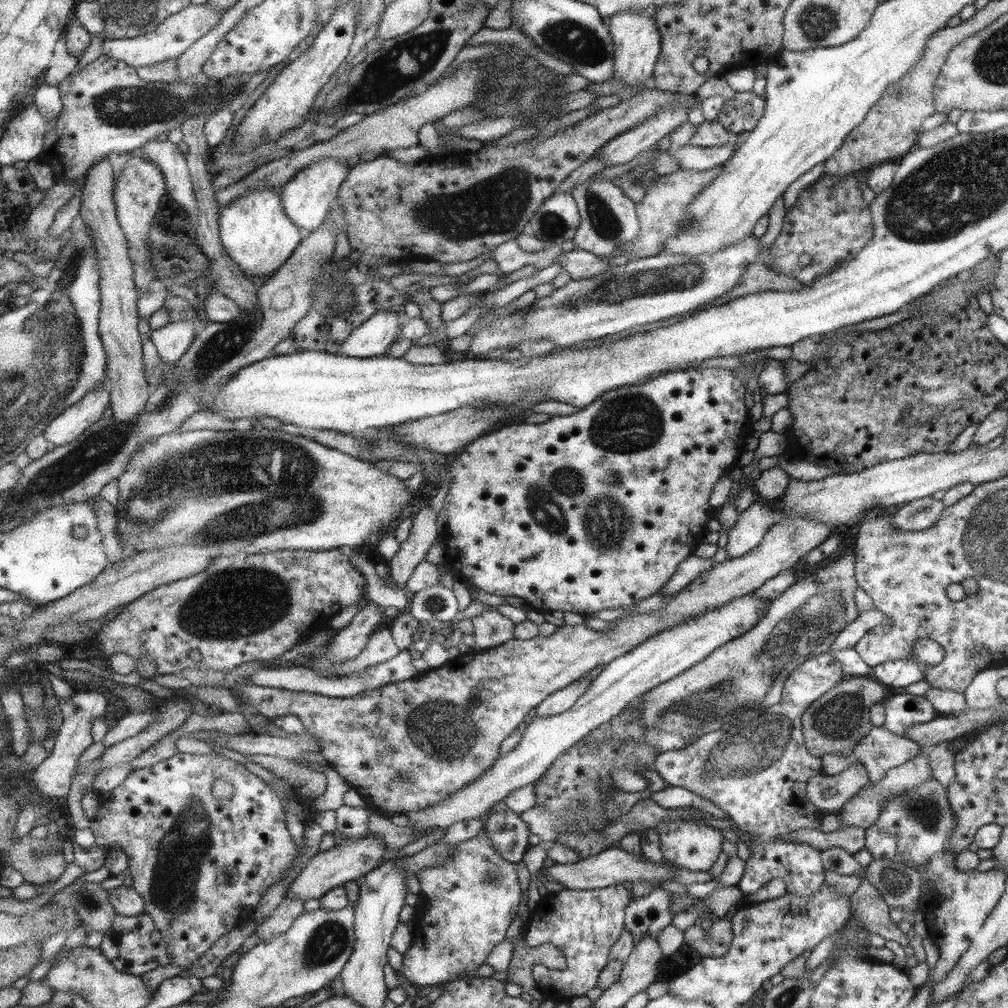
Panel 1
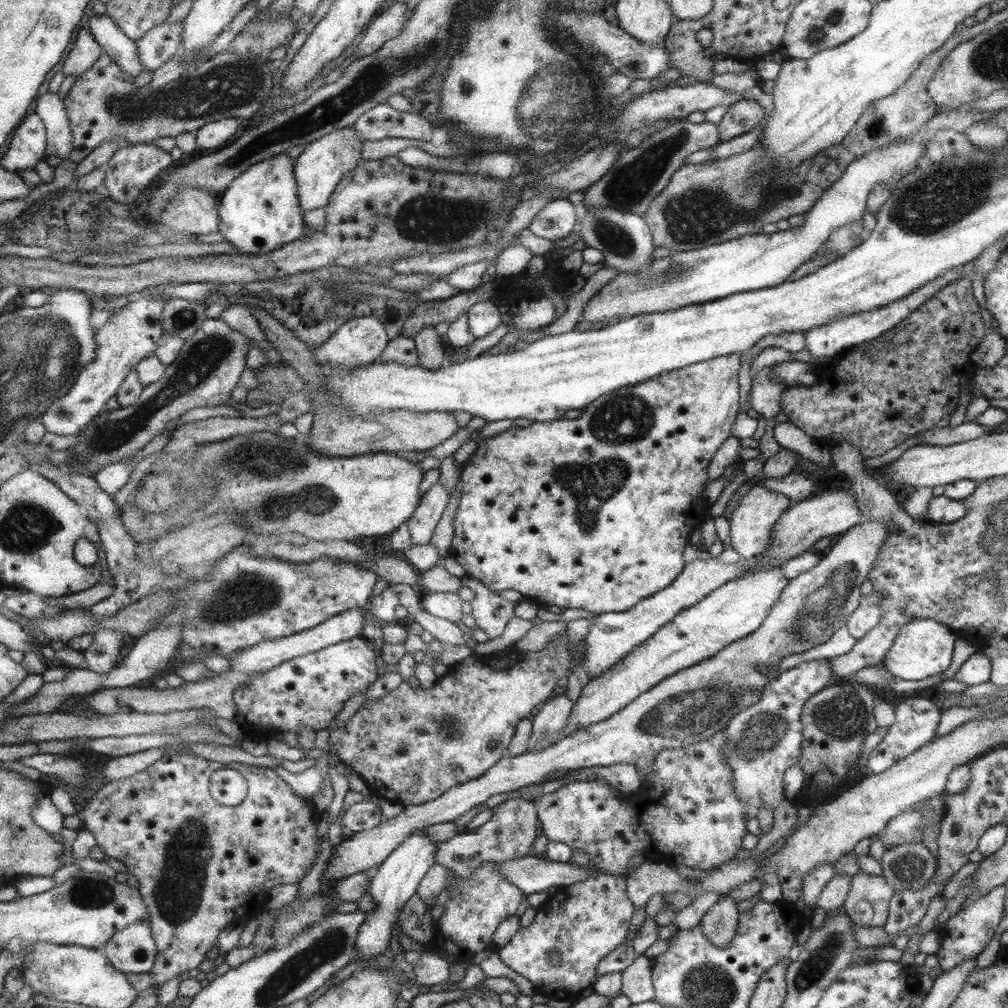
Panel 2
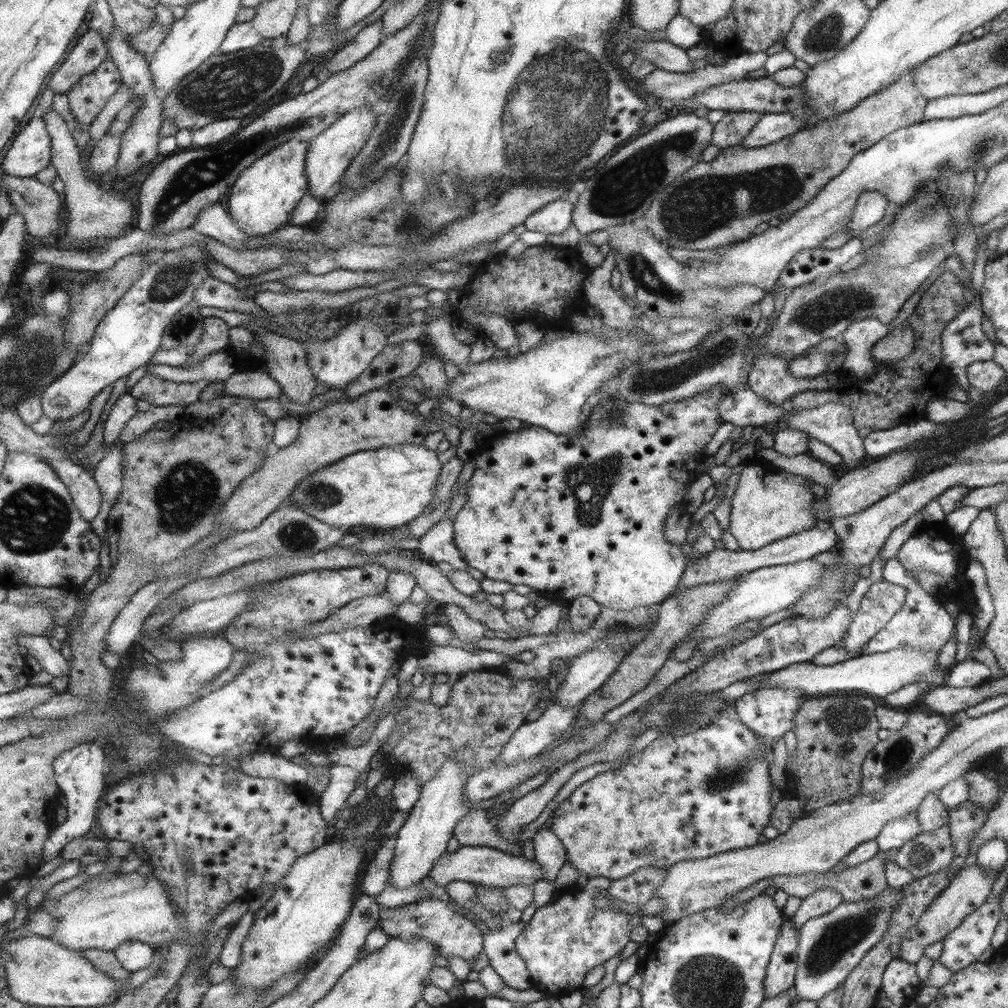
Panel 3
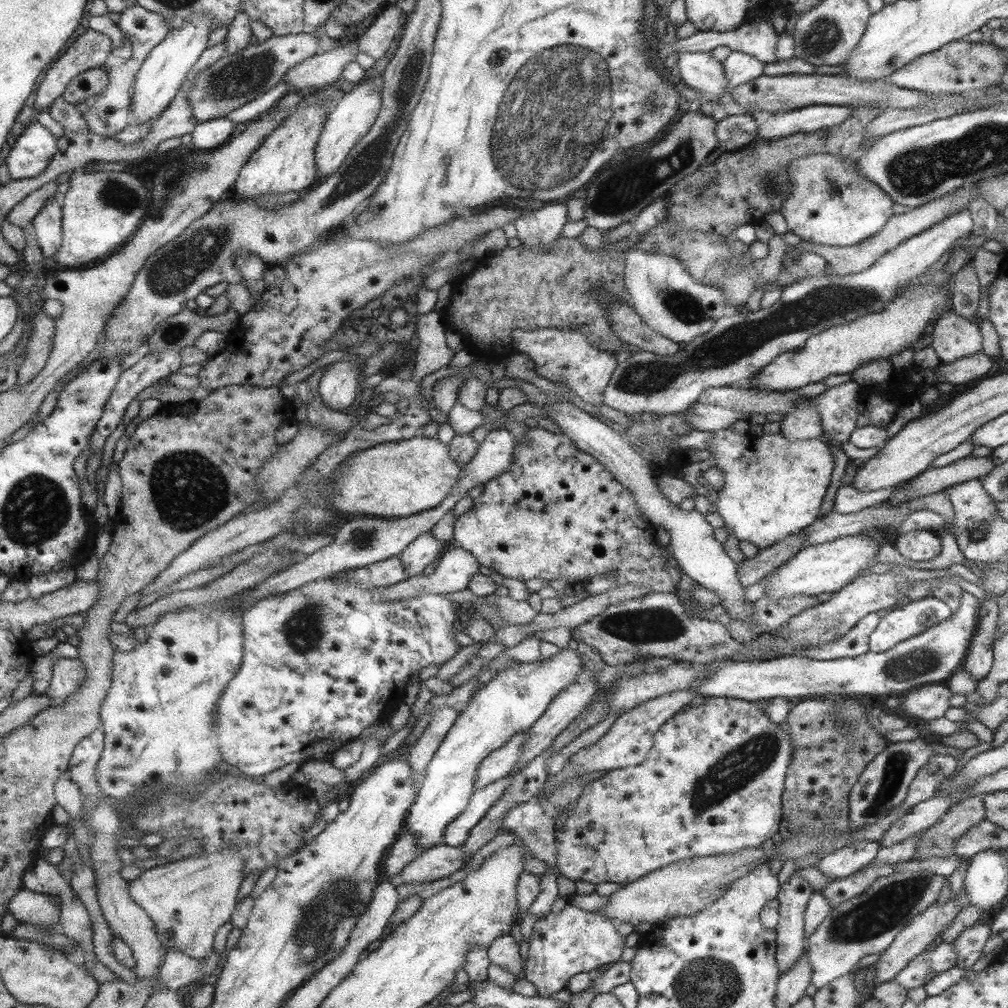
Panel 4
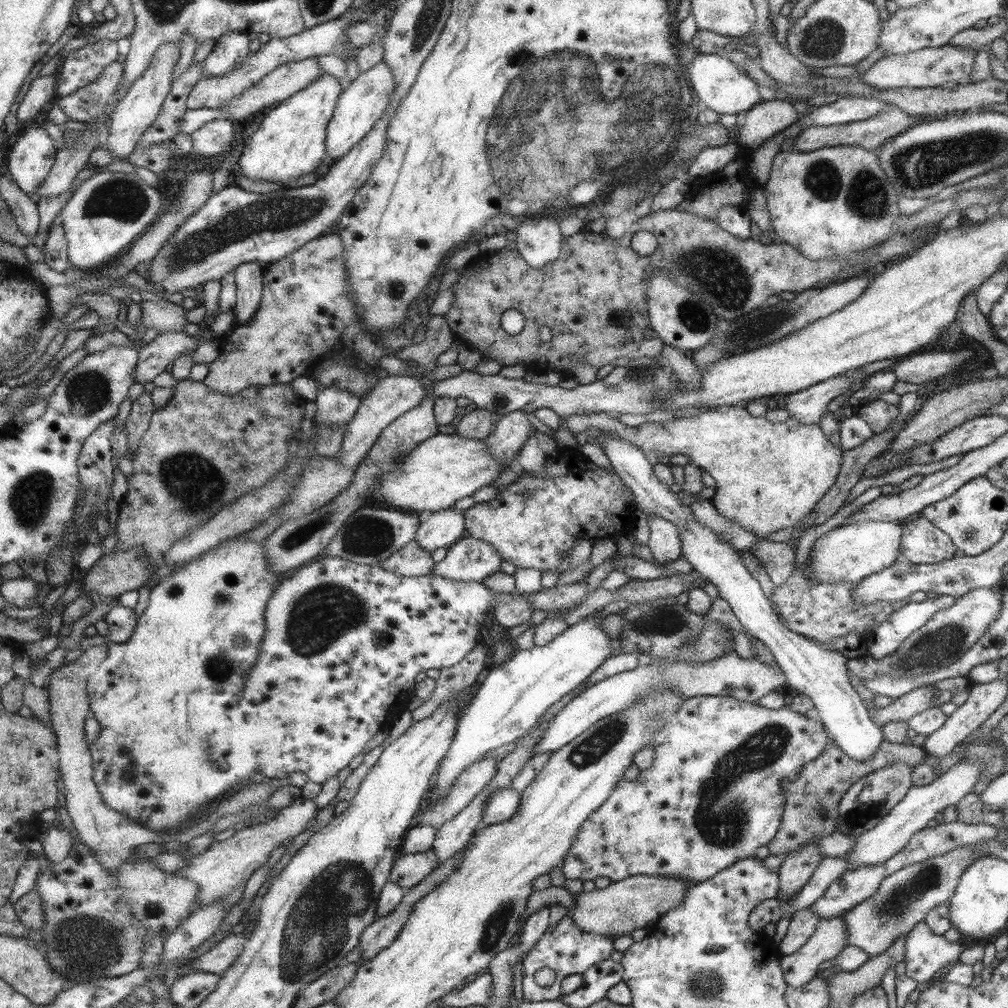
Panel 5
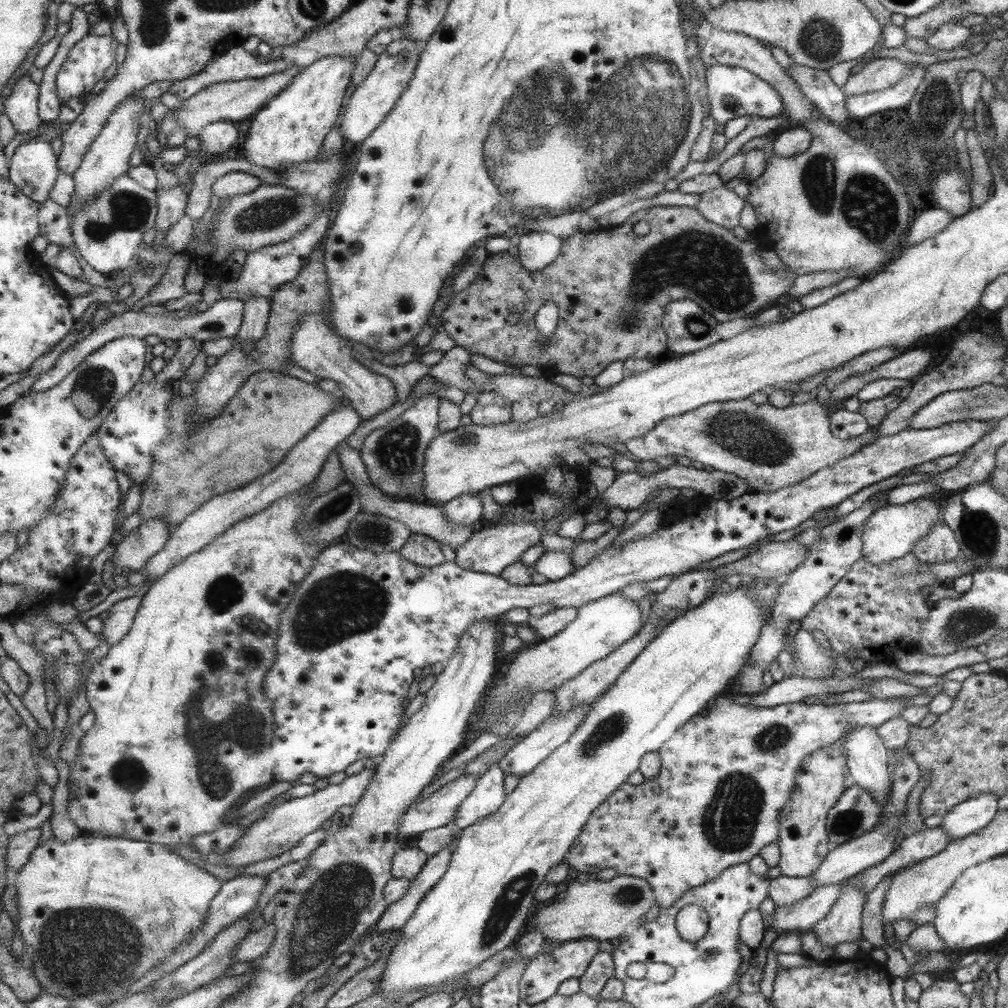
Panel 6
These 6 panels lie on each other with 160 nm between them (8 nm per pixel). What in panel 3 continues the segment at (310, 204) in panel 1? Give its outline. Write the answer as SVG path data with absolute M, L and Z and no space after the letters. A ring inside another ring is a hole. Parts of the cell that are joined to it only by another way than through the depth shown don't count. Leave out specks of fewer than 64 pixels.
M366 104L342 116L331 128L310 142L306 171L311 195L315 195L326 203L338 184L342 182L344 174L352 166L352 162L361 154L369 139L372 138L375 128L374 114L370 105Z

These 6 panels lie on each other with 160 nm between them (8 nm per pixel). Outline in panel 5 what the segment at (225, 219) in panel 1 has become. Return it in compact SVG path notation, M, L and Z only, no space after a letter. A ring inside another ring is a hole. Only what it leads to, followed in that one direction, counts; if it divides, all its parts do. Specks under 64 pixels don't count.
M325 73L289 100L264 111L265 117L258 129L245 141L237 172L254 182L282 184L315 172L327 155L328 126L343 91L339 79Z

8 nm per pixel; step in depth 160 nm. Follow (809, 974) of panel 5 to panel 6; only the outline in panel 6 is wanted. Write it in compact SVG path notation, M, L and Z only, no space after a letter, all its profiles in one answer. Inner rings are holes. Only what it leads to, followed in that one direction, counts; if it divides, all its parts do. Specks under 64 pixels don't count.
M846 881L841 884L841 895L833 904L831 911L824 917L824 919L819 920L816 924L809 929L815 939L819 940L821 945L829 946L829 949L833 951L835 946L844 942L855 943L858 946L858 950L863 953L870 953L873 947L869 942L866 942L861 934L861 912L863 912L863 904L865 900L865 895L860 891L857 891L855 887L851 887Z

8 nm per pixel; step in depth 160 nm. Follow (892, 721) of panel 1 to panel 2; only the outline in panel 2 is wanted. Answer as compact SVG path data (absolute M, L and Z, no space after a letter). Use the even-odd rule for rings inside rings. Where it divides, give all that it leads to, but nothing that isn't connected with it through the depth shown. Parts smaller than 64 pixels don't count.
M909 695L902 697L892 707L894 710L894 721L886 728L883 740L868 756L867 768L869 775L883 772L886 768L893 766L895 761L915 752L917 747L931 742L935 728L939 722L939 715L941 714L941 709L933 703L933 700L921 696L913 697Z

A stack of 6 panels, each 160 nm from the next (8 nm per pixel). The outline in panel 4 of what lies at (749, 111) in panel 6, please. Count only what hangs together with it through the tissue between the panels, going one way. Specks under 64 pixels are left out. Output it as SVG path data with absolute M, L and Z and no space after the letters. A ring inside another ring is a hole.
M680 52L677 55L676 68L685 87L699 89L703 92L713 94L719 100L717 105L722 102L727 90L723 67L717 62L709 52Z

